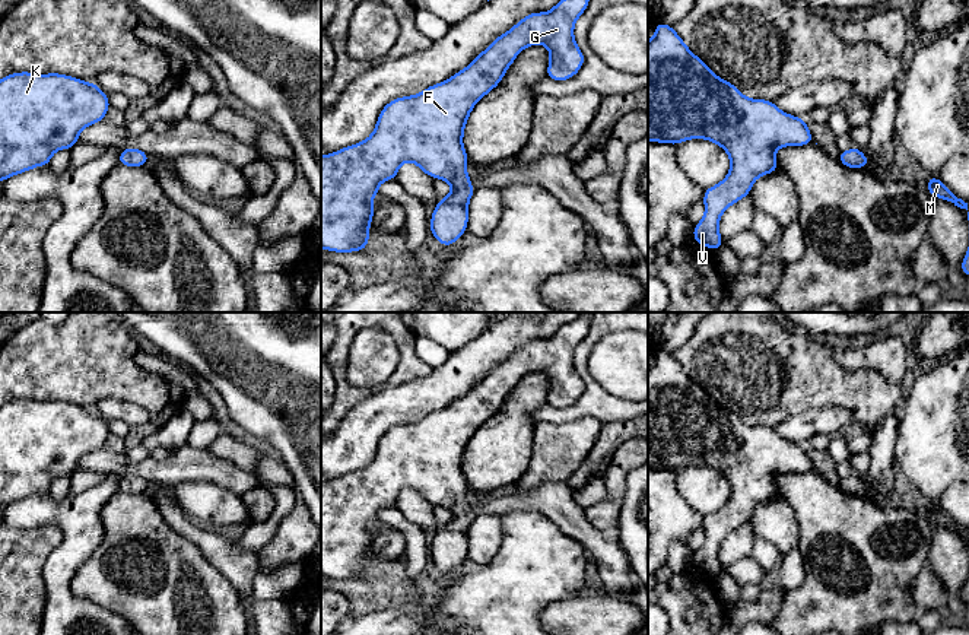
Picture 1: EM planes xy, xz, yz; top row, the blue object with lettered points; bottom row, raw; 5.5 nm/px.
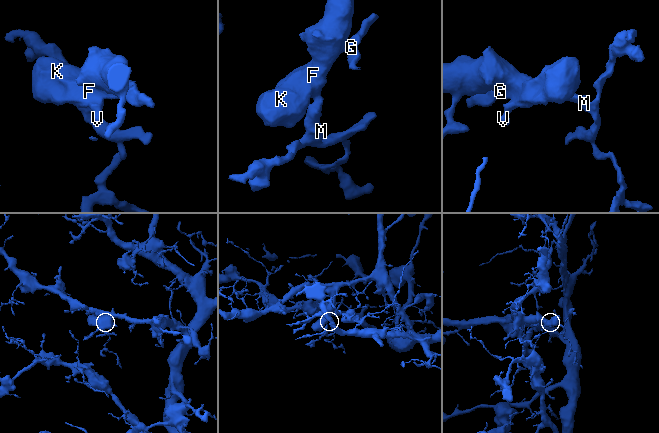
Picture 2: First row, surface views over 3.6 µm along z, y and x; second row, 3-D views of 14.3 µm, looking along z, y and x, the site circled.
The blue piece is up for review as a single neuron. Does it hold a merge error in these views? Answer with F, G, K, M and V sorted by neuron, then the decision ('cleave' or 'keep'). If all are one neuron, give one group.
groups F G K M V; keep

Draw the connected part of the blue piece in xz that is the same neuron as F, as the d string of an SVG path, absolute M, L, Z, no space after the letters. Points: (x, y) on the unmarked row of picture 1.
M579 315L559 327L552 337L527 342L448 407L431 412L417 422L390 428L379 439L374 460L366 467L321 483L321 575L334 580L358 580L366 575L375 540L371 527L379 523L378 512L382 508L397 507L403 489L414 489L431 505L452 512L452 520L436 530L429 558L442 574L454 572L467 558L468 528L476 518L466 499L468 485L463 473L471 436L501 410L520 378L534 371L549 375L550 388L546 399L549 406L562 409L574 404L585 390L574 365L574 353L588 334L591 321Z

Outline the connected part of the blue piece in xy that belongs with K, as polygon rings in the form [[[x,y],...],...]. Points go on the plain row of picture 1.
[[[20,399],[0,407],[0,508],[50,492],[55,477],[77,472],[80,458],[104,448],[111,434],[96,410],[60,401]]]

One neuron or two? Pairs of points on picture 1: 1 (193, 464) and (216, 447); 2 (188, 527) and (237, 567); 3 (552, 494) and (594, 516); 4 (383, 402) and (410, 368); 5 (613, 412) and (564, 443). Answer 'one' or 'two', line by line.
1: two
2: one
3: two
4: two
5: two

